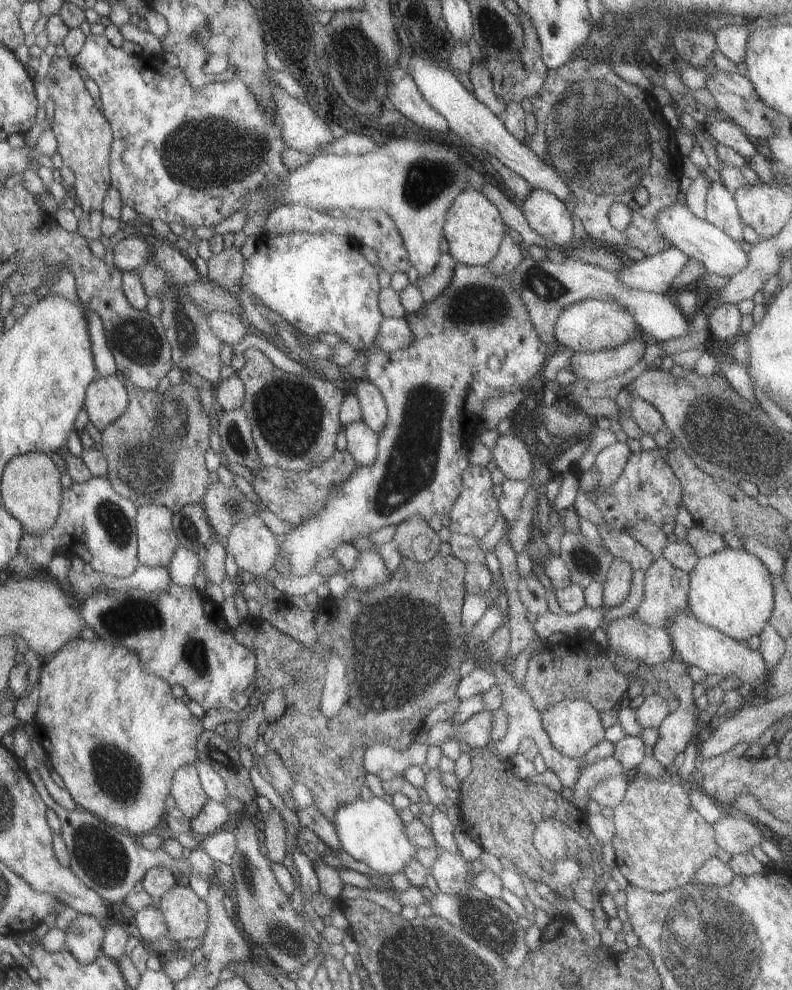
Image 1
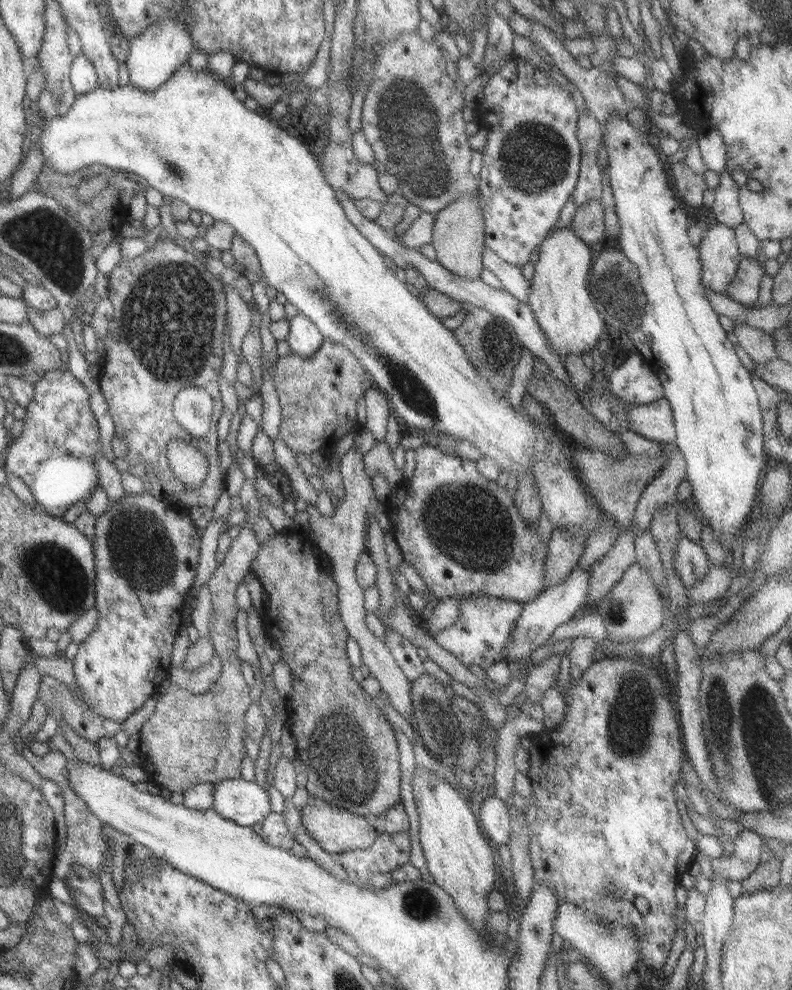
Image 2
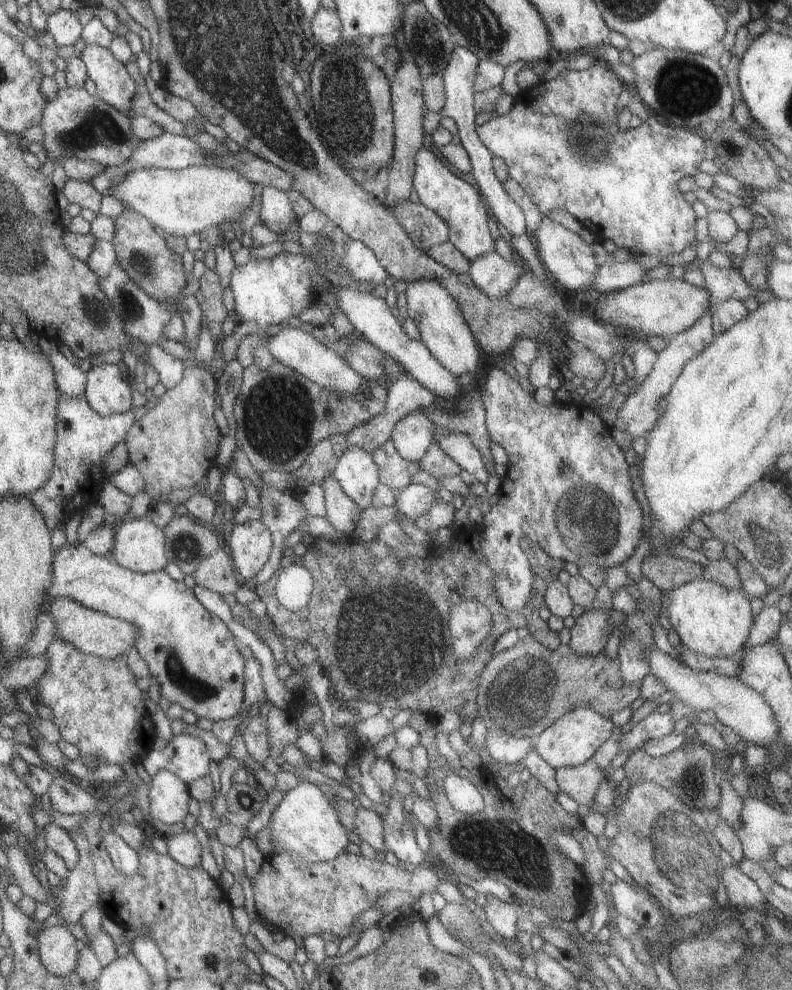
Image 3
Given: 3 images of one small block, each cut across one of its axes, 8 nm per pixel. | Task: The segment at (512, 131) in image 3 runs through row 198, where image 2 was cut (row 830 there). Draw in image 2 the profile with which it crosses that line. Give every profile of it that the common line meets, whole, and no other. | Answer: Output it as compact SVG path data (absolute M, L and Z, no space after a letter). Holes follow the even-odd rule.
M616 651L614 659L605 658L601 661L594 661L591 663L591 666L588 666L583 672L579 679L575 680L571 676L569 683L567 684L567 693L561 692L561 687L557 687L557 675L556 674L556 682L552 684L554 689L558 690L558 693L562 696L563 702L565 703L565 714L563 717L563 722L560 726L554 726L554 728L544 728L541 732L537 734L533 734L529 736L530 745L527 747L526 751L528 752L529 757L529 766L528 766L528 783L530 784L532 790L532 796L530 796L530 800L526 802L526 806L523 807L523 818L525 818L525 824L527 824L527 828L529 830L529 836L527 838L527 852L531 859L531 870L533 870L533 878L534 884L539 884L539 886L547 886L549 889L553 889L553 892L558 896L558 900L563 902L571 903L573 906L585 909L587 912L593 914L600 921L604 923L612 923L613 921L617 921L620 925L627 927L628 929L635 929L640 933L640 941L639 941L639 960L645 964L645 966L651 966L653 970L660 970L662 965L664 964L666 957L668 956L671 939L674 934L674 926L673 926L673 913L677 908L677 903L675 902L675 897L673 894L673 890L678 886L680 877L683 873L687 873L687 870L694 865L693 858L697 854L696 847L691 838L687 836L685 830L682 826L682 820L680 819L680 815L677 813L676 808L676 800L675 800L675 792L673 791L673 784L678 782L679 775L681 774L681 760L686 760L686 756L683 752L681 735L680 735L680 724L678 723L678 719L675 714L675 706L671 704L670 698L670 686L668 682L665 682L663 678L661 678L661 674L659 672L653 672L649 666L643 666L643 664L635 664L635 662L631 662L631 660L623 660L622 657ZM635 896L641 896L641 898L645 898L647 900L647 904L649 905L647 914L640 914L635 906L633 905L633 899Z

